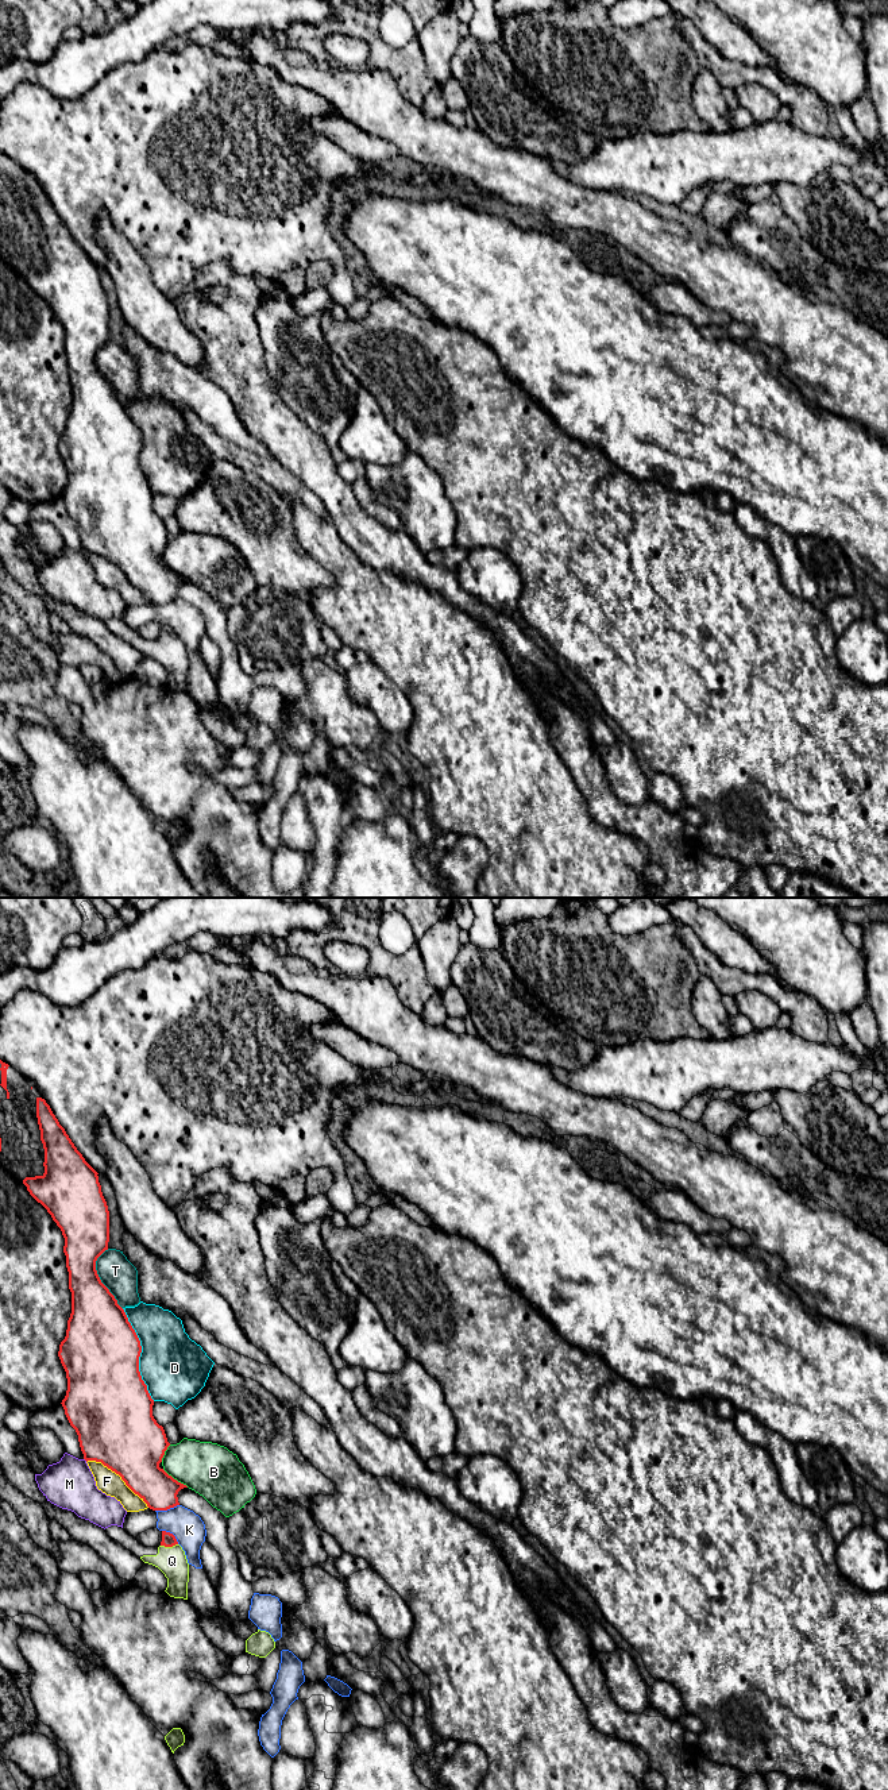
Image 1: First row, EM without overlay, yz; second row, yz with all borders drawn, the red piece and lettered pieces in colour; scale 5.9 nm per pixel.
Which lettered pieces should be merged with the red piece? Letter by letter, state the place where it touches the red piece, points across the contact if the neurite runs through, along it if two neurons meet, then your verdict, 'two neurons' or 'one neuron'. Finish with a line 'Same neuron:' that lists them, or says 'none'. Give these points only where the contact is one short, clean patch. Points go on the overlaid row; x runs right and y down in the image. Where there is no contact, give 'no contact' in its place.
B: yz (176, 1480) | two neurons
D: yz (139, 1354) | two neurons
F: yz (119, 1474) | two neurons
K: yz (166, 1509) | two neurons
M: yz (85, 1459) | along yz (84, 1458), (87, 1461) | two neurons
Q: yz (169, 1546) | across yz (168, 1539), (169, 1546), (172, 1561) | one neuron
T: yz (99, 1279) | two neurons
Same neuron: Q

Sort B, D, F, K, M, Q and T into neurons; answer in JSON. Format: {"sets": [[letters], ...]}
{"sets": [["B"], ["D"], ["F"], ["K"], ["M"], ["Q"], ["T"]]}

